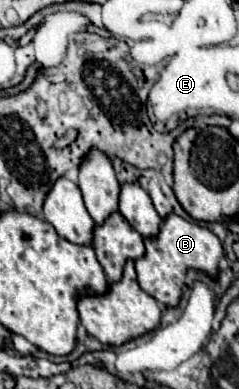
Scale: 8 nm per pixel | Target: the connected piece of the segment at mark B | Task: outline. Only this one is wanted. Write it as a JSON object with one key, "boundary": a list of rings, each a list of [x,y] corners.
{"boundary":[[[176,214],[166,216],[166,220],[162,220],[158,236],[144,238],[144,246],[146,246],[146,254],[136,260],[138,284],[142,286],[144,292],[148,292],[152,298],[162,302],[164,306],[176,306],[180,302],[184,276],[190,268],[216,276],[218,260],[222,258],[222,244],[212,230],[194,222],[188,222]]]}

